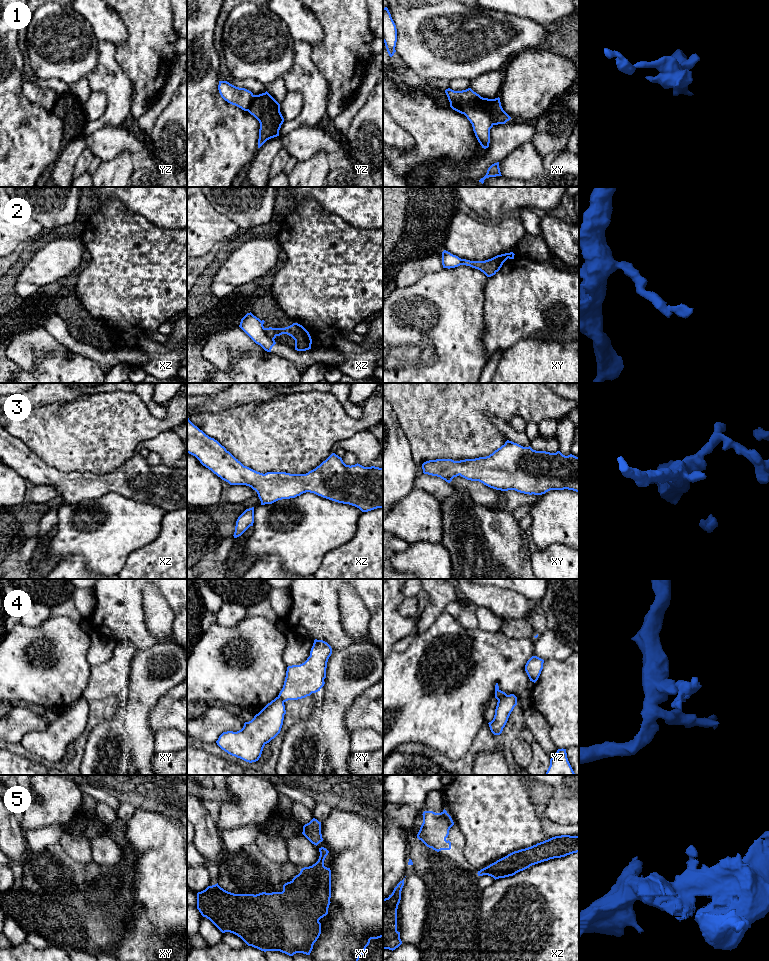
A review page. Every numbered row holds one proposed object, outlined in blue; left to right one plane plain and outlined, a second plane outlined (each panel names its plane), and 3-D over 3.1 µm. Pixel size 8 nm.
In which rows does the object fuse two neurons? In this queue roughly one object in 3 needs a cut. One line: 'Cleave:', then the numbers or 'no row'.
Cleave: 1, 2, 4

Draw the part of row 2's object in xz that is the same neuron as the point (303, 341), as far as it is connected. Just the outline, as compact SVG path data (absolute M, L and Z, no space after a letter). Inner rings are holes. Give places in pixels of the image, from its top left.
M293 323L285 328L265 328L266 334L275 339L277 336L287 334L295 340L295 350L306 351L311 349L312 339L309 332L300 324Z

